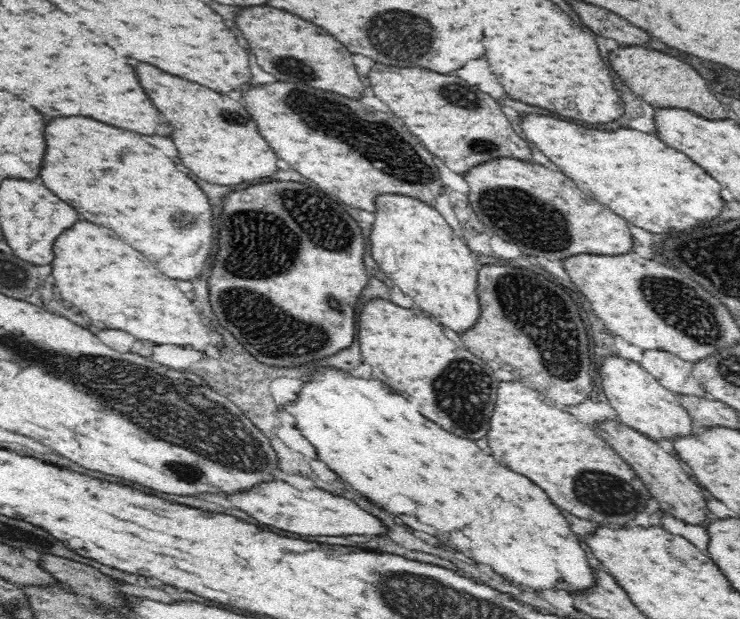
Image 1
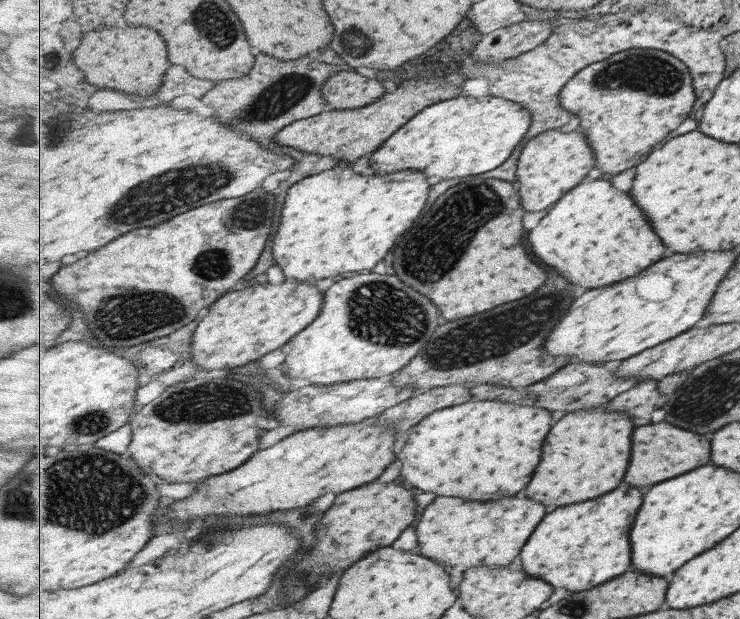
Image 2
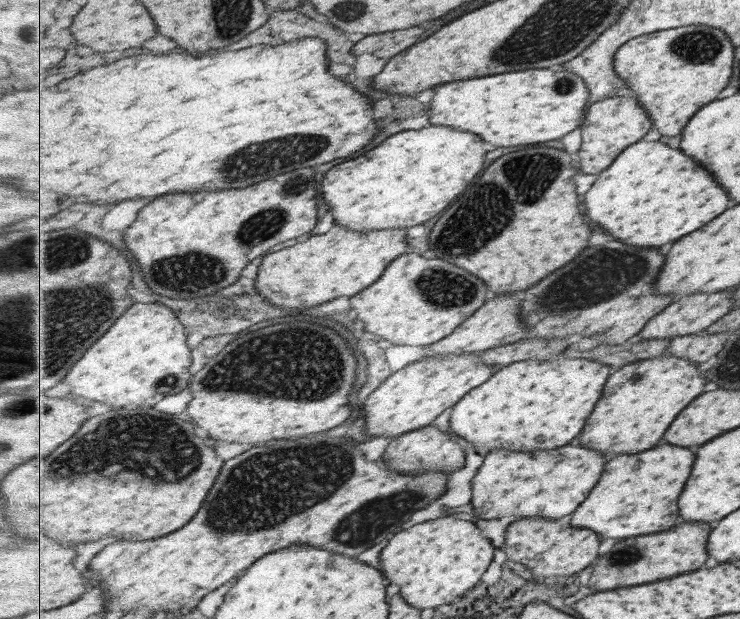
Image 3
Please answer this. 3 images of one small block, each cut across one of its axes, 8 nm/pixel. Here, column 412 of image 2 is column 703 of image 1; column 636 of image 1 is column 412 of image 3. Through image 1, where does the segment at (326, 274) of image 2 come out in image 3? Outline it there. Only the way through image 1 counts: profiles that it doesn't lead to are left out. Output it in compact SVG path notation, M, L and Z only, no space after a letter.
M452 126L403 131L369 152L335 165L320 182L322 199L341 226L357 232L411 228L444 212L485 170L485 139Z

